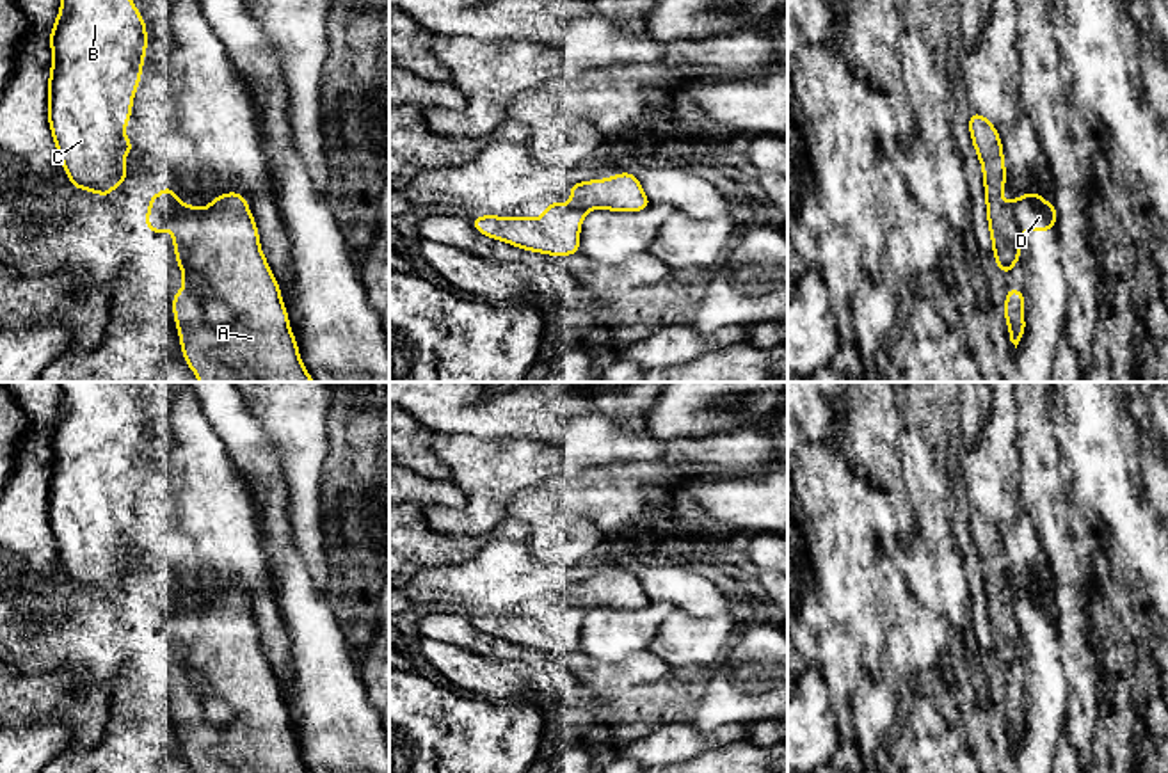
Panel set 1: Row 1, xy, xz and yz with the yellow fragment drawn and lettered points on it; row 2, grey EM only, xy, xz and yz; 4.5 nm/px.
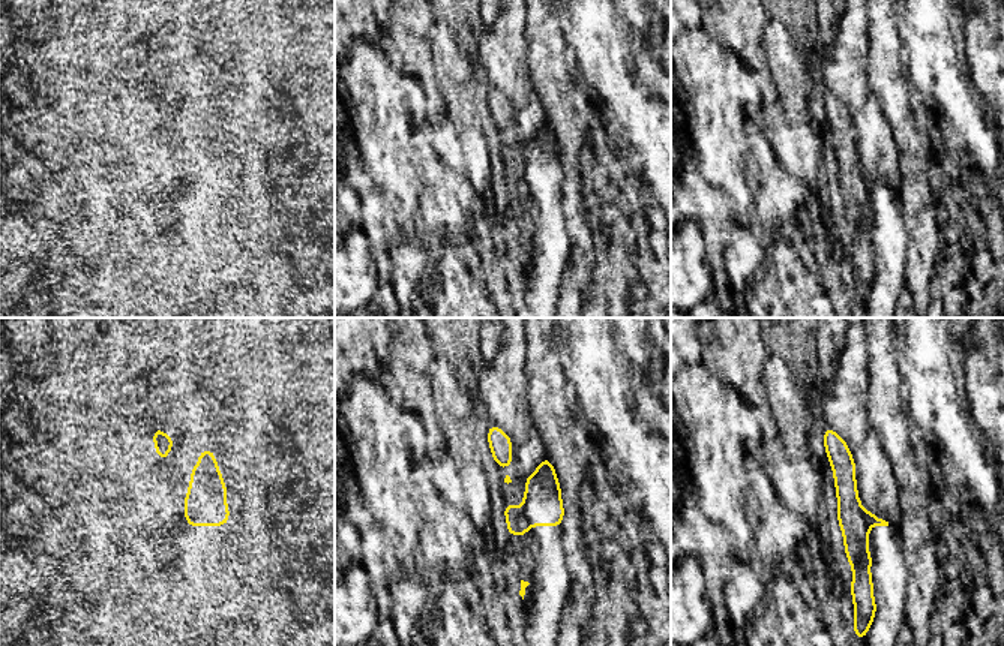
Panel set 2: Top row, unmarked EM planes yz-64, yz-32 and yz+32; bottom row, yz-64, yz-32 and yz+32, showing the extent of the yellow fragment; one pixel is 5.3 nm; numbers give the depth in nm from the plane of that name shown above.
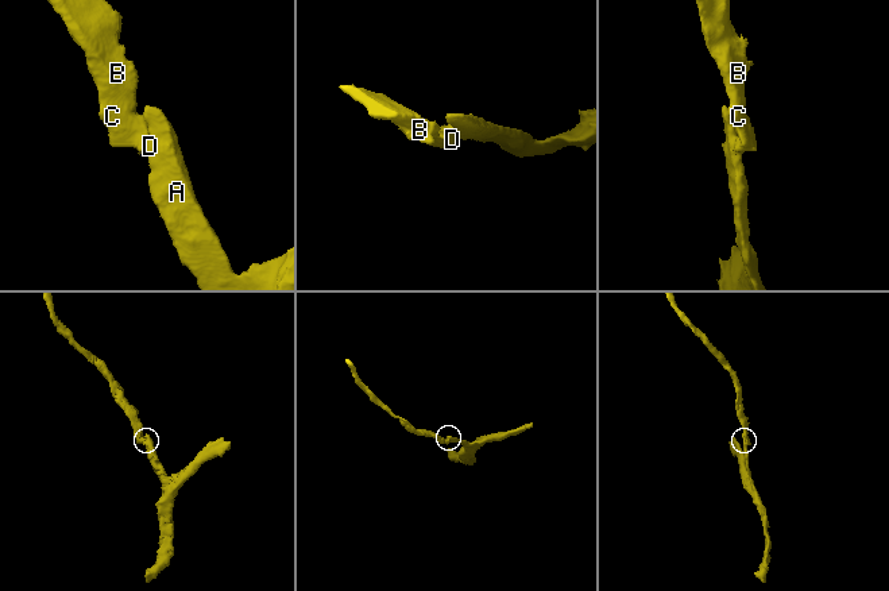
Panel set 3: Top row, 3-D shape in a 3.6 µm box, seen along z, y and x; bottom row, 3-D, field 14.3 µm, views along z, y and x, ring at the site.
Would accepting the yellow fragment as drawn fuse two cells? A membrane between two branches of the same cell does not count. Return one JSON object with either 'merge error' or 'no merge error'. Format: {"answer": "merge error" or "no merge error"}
{"answer": "merge error"}

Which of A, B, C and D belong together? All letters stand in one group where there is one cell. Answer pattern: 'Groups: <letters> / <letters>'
Groups: A / B C D

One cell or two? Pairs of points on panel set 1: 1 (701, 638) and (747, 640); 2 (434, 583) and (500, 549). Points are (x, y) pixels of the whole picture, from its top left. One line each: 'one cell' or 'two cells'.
1: two cells
2: one cell

